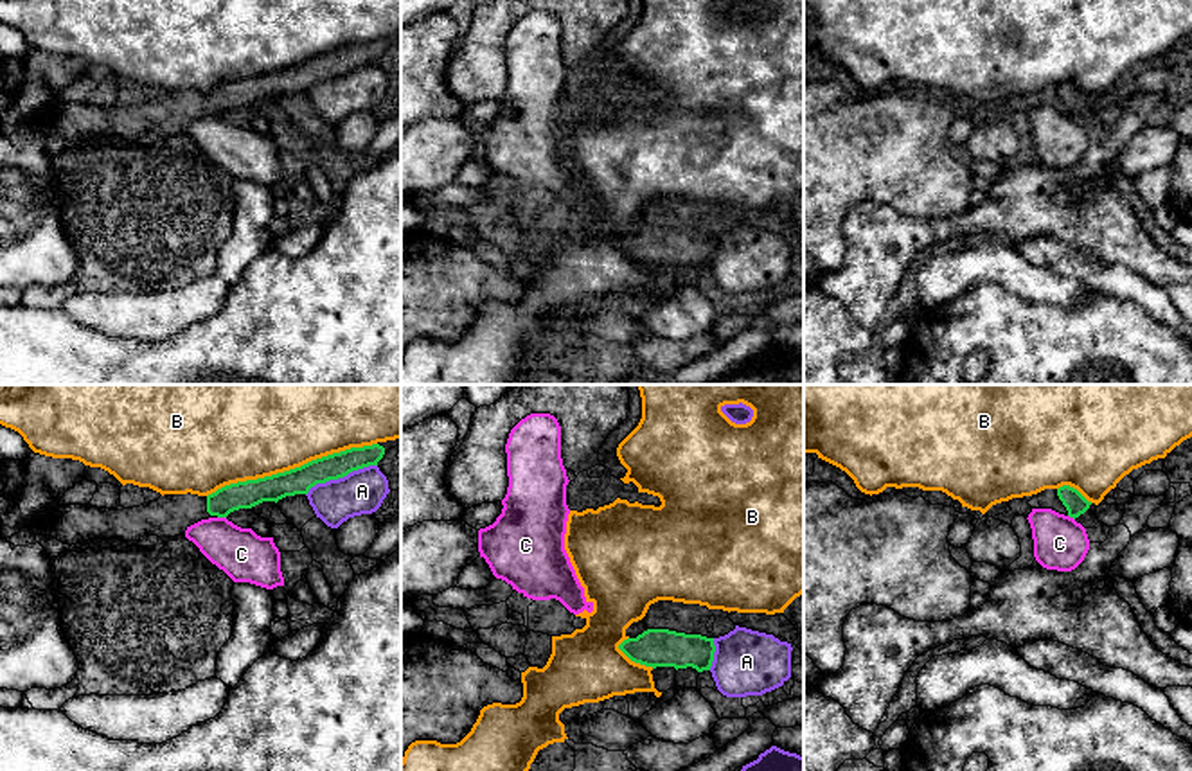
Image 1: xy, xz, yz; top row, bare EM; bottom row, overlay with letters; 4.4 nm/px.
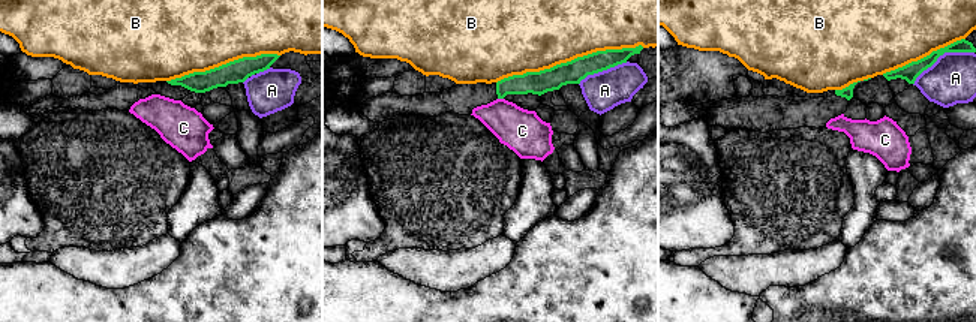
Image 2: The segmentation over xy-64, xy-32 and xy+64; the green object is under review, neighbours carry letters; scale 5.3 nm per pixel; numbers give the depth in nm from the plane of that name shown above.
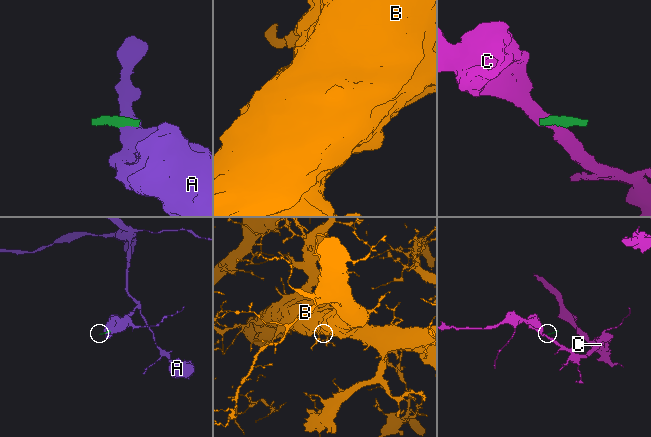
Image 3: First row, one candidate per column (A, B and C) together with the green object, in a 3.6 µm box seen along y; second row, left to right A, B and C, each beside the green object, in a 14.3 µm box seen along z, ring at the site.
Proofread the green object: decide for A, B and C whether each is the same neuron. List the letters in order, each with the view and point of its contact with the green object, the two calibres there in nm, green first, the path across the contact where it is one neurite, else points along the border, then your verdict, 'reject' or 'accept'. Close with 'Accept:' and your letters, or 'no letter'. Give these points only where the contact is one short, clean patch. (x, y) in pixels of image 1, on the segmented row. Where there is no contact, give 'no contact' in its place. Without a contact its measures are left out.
A: xy (340, 477) | 120/200 nm | along xy (376, 464), (317, 482), (306, 495) | reject
B: xy (292, 469) | 130/500 nm | reject
C: xy (222, 516) | 130/220 nm | along xy (218, 516), (225, 518) | reject
Accept: no letter

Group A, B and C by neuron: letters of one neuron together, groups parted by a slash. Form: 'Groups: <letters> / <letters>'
Groups: A / B / C

